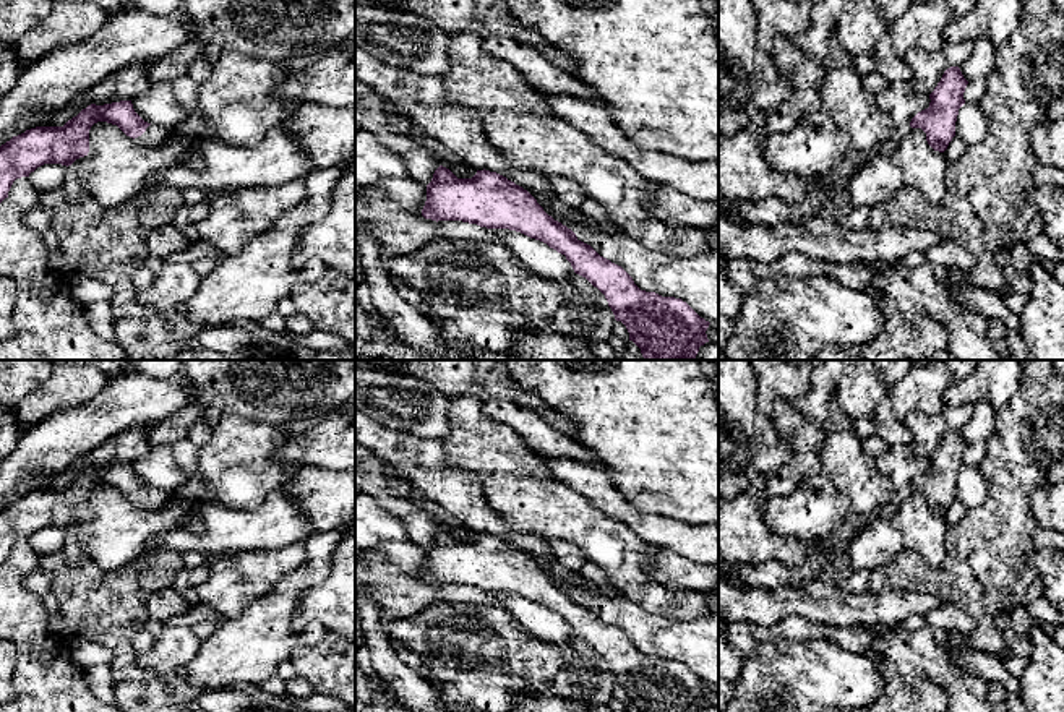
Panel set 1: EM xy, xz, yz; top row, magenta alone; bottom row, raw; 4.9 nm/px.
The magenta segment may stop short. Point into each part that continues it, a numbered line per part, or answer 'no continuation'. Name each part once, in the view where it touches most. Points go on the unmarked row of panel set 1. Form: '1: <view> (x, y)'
1: xy (154, 497)

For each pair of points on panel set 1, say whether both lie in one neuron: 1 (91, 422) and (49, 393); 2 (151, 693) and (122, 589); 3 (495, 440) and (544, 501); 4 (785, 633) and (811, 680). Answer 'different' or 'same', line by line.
1: different
2: same
3: same
4: different

